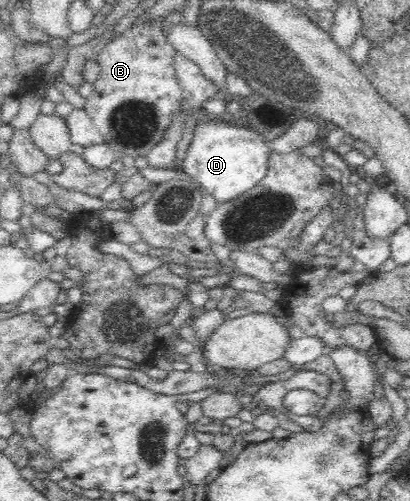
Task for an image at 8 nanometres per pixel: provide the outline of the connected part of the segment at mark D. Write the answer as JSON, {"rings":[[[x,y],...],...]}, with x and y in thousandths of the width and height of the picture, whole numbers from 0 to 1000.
{"rings":[[[541,234],[537,244],[485,244],[476,273],[456,299],[441,341],[456,345],[490,379],[524,397],[529,411],[588,395],[651,355],[659,333],[659,291],[607,255],[568,251]]]}

